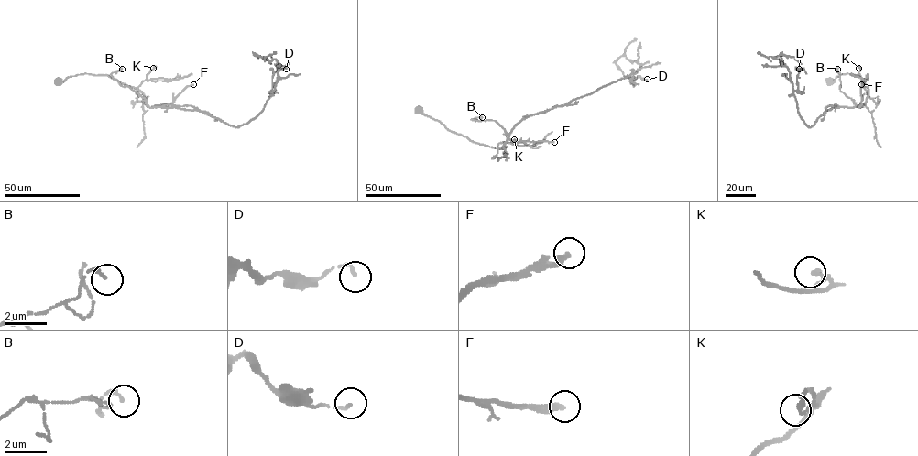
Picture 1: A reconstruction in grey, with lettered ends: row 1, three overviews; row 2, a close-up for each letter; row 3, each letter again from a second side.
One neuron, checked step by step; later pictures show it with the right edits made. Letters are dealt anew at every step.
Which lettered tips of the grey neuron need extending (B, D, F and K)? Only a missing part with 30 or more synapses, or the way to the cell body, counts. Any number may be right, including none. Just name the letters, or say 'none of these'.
F

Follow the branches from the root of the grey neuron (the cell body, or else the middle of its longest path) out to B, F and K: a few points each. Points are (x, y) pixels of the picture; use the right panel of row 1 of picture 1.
B: (829, 81), (834, 81), (840, 74), (857, 75), (868, 89), (866, 102), (857, 105), (840, 90), (837, 69)
F: (829, 81), (834, 81), (840, 74), (857, 75), (868, 89), (866, 102), (859, 107), (863, 105), (861, 84)
K: (829, 81), (834, 81), (840, 74), (857, 75), (867, 91), (861, 82), (858, 68)

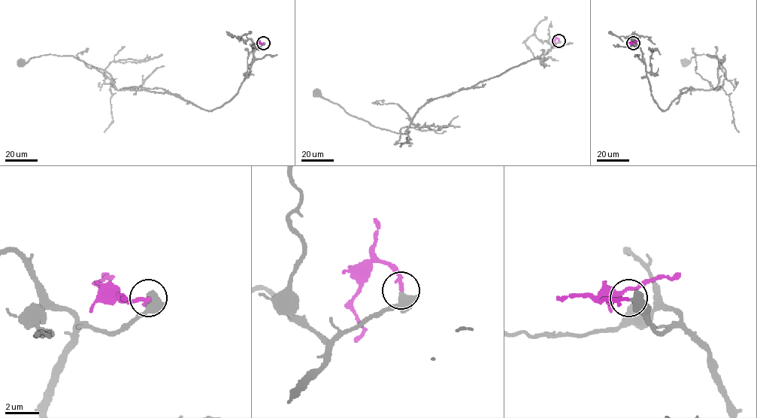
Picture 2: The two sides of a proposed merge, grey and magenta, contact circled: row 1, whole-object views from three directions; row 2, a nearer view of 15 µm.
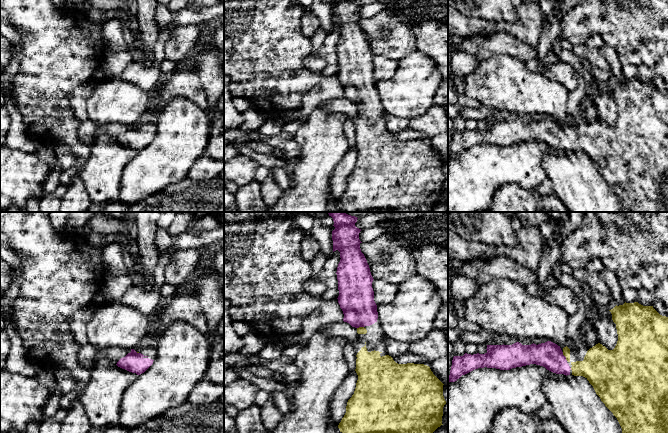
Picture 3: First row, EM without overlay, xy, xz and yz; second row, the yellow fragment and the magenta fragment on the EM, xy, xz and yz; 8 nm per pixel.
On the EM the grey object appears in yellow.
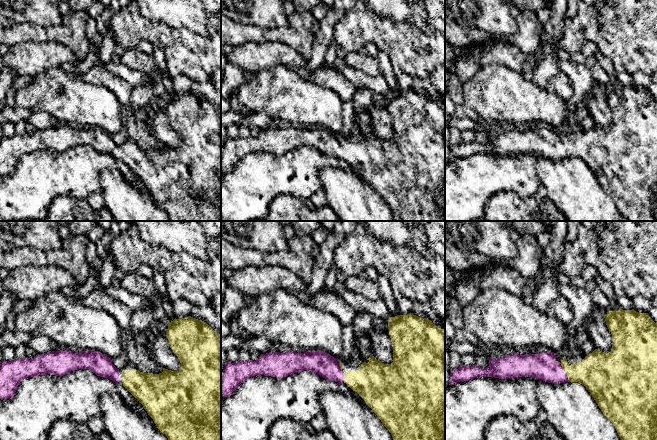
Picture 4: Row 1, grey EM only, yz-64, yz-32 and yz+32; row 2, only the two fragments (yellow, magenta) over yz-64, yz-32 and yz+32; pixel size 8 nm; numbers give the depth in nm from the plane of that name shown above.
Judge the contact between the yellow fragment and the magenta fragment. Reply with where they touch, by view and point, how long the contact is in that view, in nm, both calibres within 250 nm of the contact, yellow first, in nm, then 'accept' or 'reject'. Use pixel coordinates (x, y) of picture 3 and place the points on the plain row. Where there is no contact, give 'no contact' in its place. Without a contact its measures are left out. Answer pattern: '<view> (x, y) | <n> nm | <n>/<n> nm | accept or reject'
yz (564, 131) | 80 nm | 60/200 nm | accept

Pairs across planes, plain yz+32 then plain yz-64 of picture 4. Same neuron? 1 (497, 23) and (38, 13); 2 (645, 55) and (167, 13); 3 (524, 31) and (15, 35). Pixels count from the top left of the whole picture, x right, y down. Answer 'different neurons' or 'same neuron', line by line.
1: same neuron
2: different neurons
3: same neuron

